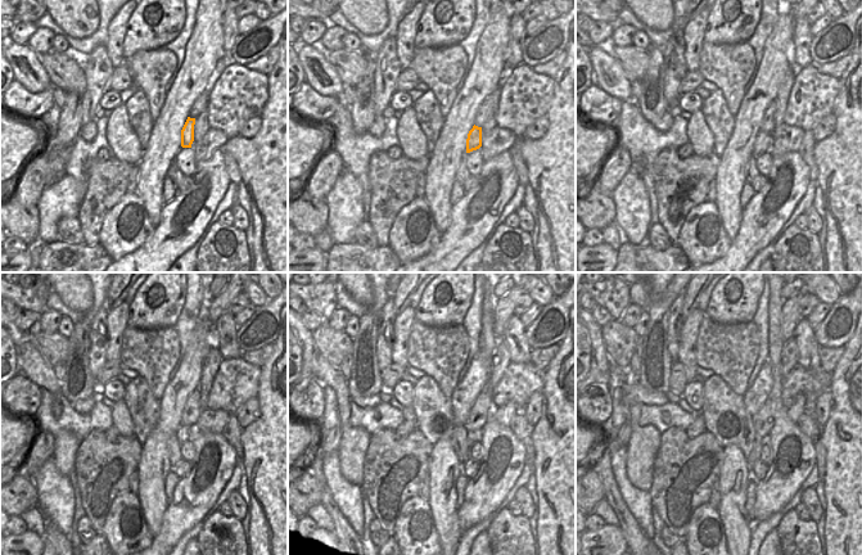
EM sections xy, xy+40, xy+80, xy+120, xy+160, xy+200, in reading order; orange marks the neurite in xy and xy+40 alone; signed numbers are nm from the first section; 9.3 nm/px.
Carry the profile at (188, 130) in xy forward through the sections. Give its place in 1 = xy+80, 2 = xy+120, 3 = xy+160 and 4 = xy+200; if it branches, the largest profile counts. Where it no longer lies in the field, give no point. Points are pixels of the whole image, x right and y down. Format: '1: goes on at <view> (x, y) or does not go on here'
1: goes on at xy+80 (762, 144)
2: goes on at xy+120 (184, 433)
3: goes on at xy+160 (473, 436)
4: goes on at xy+200 (754, 455)

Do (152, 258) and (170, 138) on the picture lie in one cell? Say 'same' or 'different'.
different

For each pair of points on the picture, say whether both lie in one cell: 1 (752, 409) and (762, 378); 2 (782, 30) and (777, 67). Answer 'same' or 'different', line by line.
1: same
2: same

